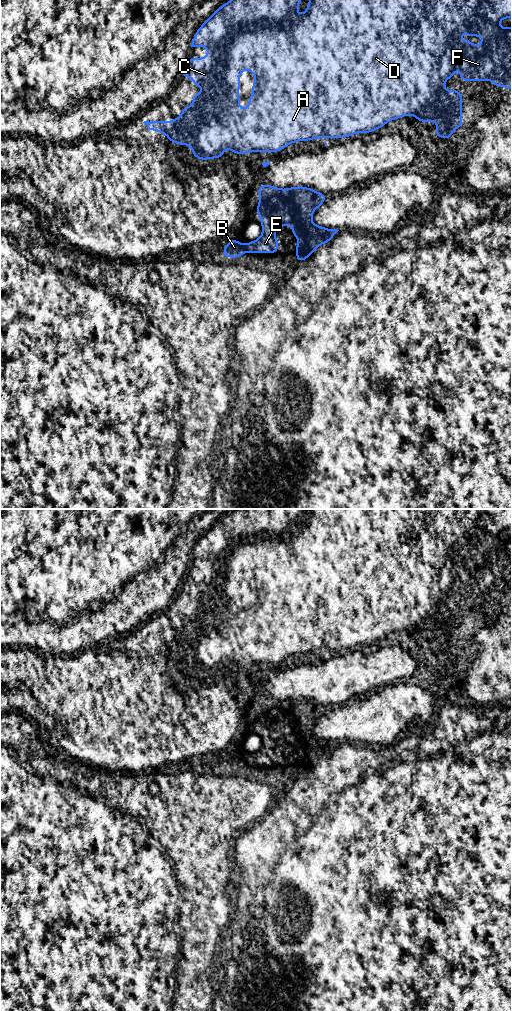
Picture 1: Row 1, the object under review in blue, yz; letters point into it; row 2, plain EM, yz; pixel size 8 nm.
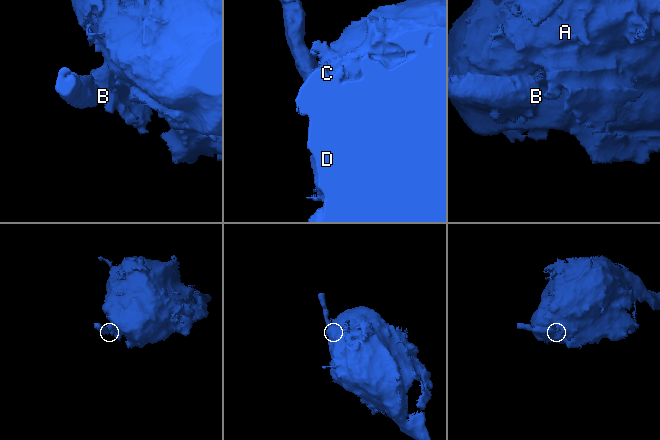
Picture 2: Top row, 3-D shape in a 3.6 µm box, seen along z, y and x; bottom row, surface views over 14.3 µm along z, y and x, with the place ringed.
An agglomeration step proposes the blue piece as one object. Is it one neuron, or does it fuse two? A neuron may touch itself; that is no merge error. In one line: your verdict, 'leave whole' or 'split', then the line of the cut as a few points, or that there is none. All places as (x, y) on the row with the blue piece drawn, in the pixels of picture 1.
split; cut in yz along (244, 245), (245, 251)

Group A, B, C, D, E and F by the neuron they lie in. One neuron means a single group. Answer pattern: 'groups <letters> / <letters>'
groups A C D E F / B

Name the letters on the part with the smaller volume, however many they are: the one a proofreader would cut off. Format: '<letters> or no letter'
B

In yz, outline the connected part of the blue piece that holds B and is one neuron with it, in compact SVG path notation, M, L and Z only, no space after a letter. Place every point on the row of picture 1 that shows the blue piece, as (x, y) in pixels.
M233 238L228 244L224 245L222 255L229 258L239 258L244 252L245 245Z

